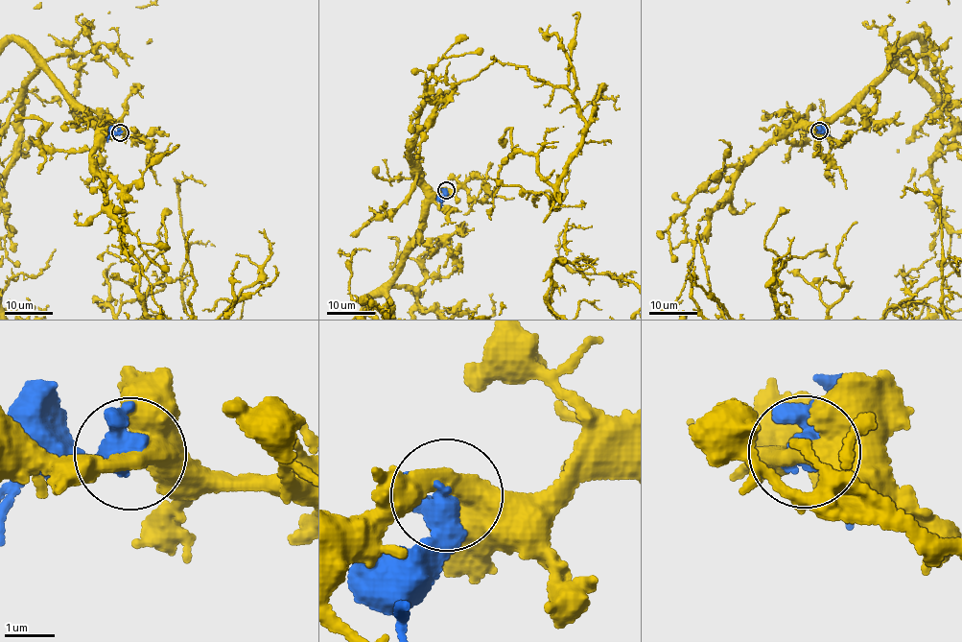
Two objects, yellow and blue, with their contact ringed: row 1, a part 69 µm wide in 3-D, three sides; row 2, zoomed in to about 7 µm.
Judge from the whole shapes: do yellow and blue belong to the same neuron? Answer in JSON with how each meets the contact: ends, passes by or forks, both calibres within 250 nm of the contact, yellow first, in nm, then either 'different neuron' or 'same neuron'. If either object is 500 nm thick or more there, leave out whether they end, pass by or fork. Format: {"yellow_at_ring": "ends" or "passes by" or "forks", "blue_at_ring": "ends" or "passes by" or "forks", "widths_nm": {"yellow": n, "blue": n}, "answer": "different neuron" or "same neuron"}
{"yellow_at_ring": "passes by", "blue_at_ring": "passes by", "widths_nm": {"yellow": 440, "blue": 440}, "answer": "different neuron"}

